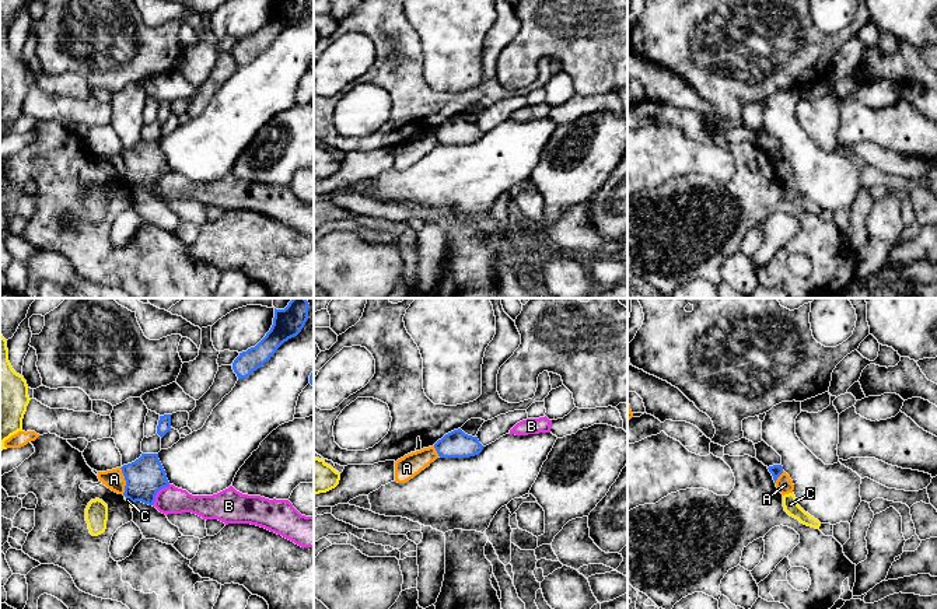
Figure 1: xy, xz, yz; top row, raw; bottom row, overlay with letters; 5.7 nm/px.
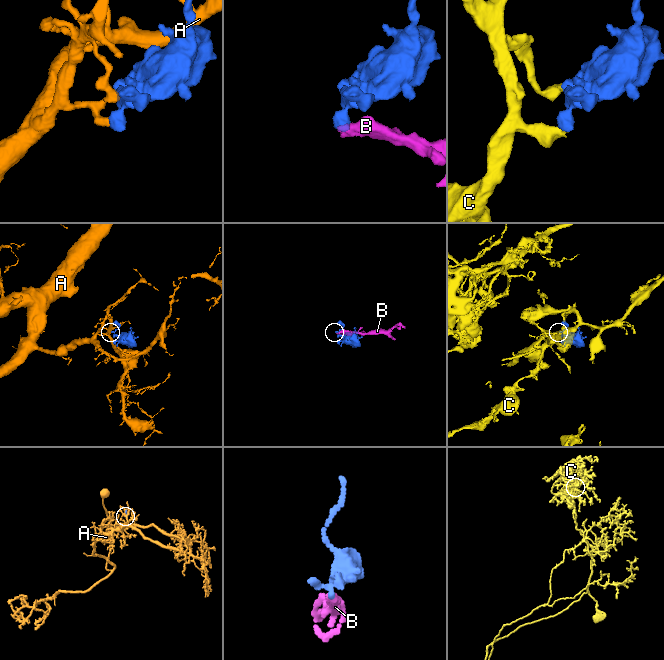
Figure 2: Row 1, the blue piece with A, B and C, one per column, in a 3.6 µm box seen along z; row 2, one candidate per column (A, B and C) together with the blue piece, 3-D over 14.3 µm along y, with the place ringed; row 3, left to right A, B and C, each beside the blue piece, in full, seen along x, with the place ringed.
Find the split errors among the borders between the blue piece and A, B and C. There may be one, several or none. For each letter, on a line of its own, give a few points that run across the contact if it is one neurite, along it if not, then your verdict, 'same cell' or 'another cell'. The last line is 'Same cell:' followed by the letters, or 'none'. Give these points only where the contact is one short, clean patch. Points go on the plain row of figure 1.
A: line xy (119, 154), (125, 167), (123, 179); another cell
B: line xy (170, 171), (157, 179), (151, 191); another cell
C: line xy (125, 182), (132, 189); another cell
Same cell: none

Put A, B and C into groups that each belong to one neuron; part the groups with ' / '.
A / B C

